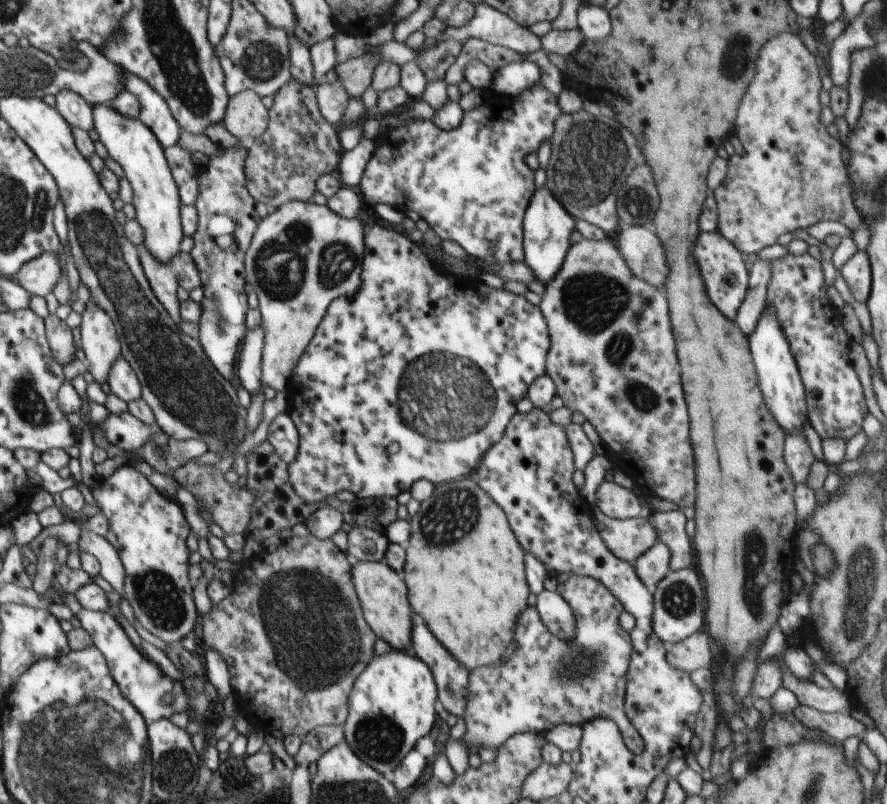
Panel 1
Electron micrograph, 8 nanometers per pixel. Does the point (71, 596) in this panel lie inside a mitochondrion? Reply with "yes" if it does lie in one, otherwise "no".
no

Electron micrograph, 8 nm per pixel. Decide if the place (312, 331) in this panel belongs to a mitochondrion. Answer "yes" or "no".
no

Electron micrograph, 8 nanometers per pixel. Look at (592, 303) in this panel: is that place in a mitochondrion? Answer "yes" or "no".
yes

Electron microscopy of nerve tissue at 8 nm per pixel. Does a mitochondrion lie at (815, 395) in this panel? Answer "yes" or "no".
no

